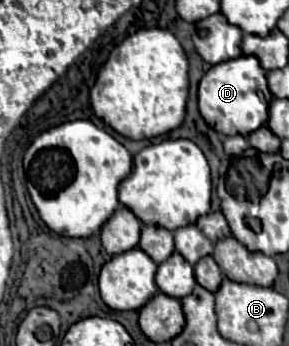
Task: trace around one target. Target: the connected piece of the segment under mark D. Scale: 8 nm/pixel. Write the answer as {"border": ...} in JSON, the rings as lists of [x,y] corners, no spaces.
{"border":[[[239,56],[235,60],[219,62],[199,82],[199,112],[205,122],[225,136],[249,136],[267,122],[267,110],[273,94],[269,92],[265,70],[257,58]]]}

